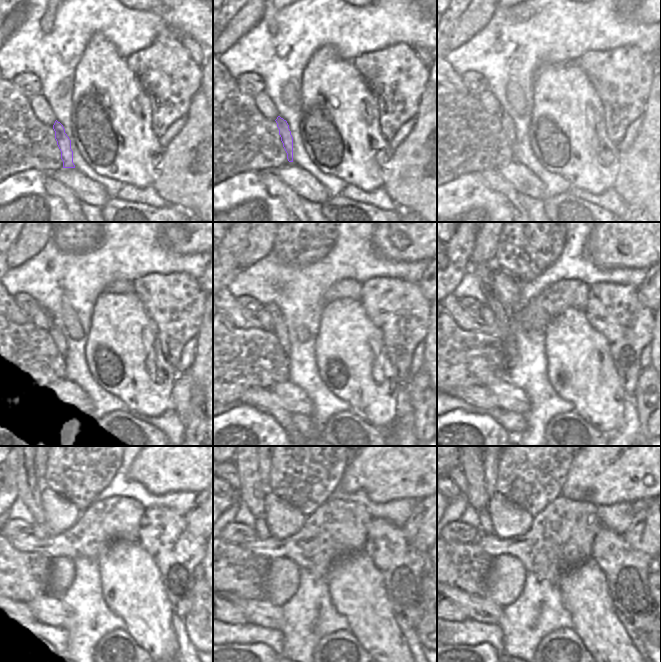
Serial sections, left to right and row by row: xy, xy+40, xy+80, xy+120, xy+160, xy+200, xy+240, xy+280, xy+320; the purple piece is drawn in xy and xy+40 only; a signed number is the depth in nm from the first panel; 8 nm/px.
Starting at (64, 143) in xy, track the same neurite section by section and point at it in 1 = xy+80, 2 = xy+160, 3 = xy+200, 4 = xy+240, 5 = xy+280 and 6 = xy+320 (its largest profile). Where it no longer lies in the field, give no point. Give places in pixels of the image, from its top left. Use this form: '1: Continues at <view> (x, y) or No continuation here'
1: Continues at xy+80 (507, 123)
2: Continues at xy+160 (279, 329)
3: Continues at xy+200 (481, 270)
4: Continues at xy+240 (29, 486)
5: Continues at xy+280 (253, 491)
6: Continues at xy+320 (472, 466).

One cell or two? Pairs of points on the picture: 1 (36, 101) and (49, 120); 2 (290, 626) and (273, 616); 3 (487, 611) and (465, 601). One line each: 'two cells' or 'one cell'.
1: one cell
2: two cells
3: one cell

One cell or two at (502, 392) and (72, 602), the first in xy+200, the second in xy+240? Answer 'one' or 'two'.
two

